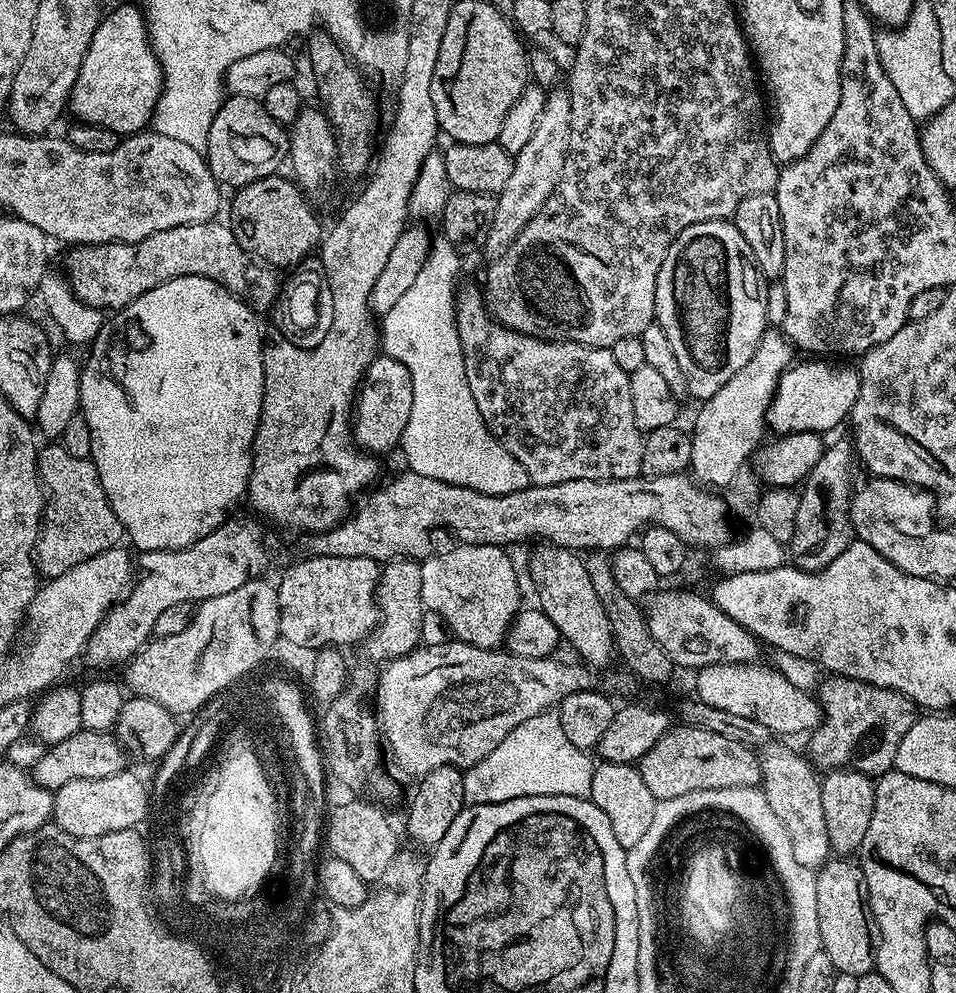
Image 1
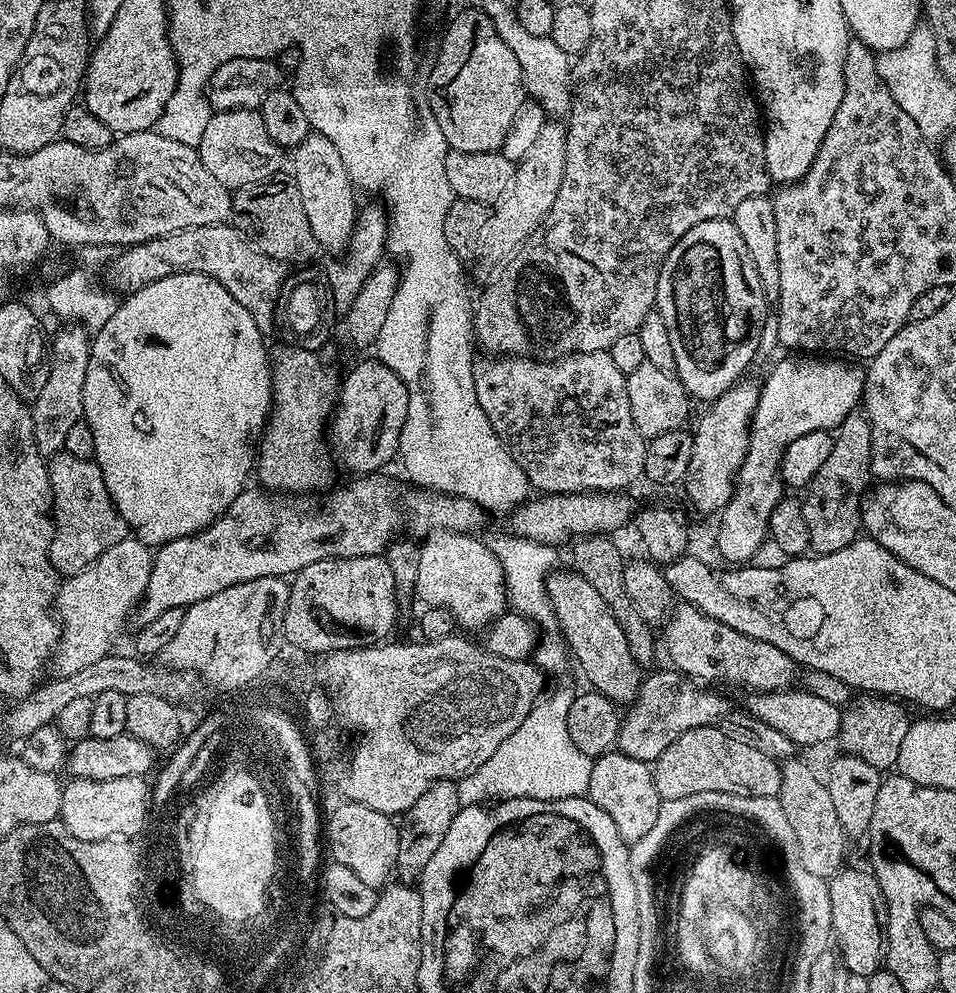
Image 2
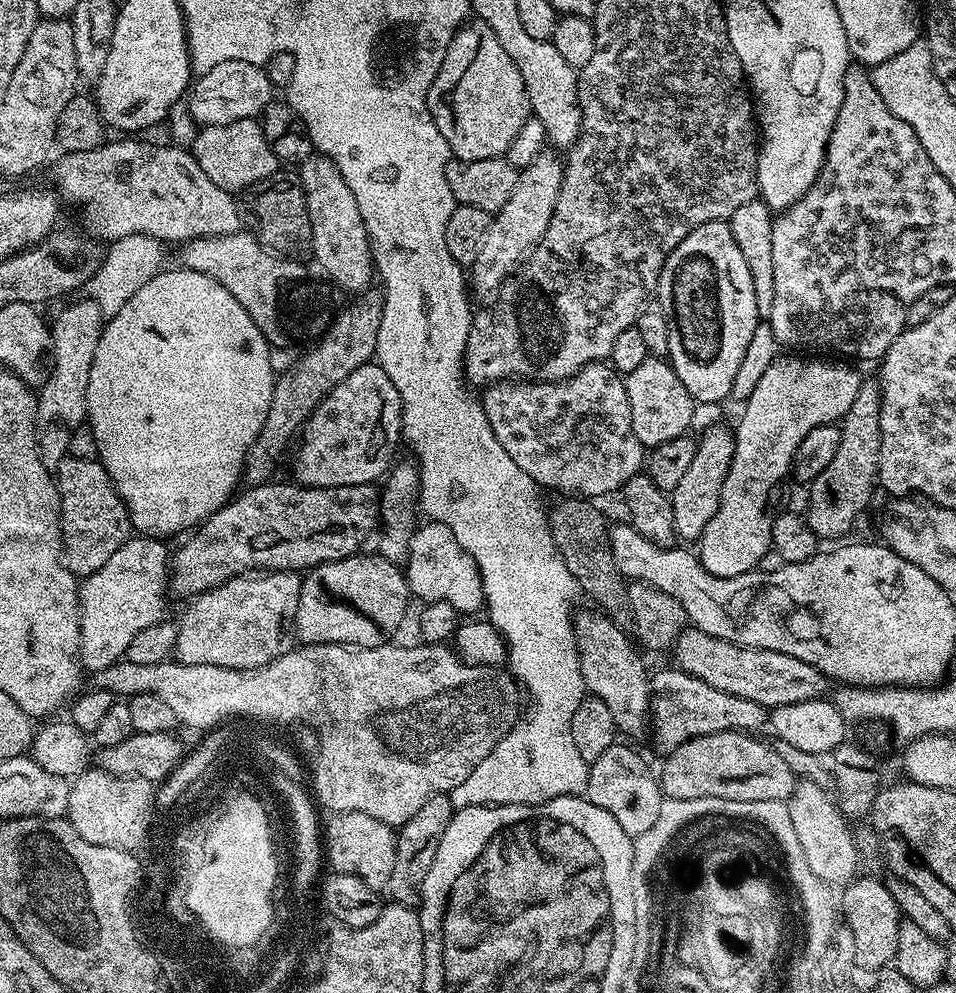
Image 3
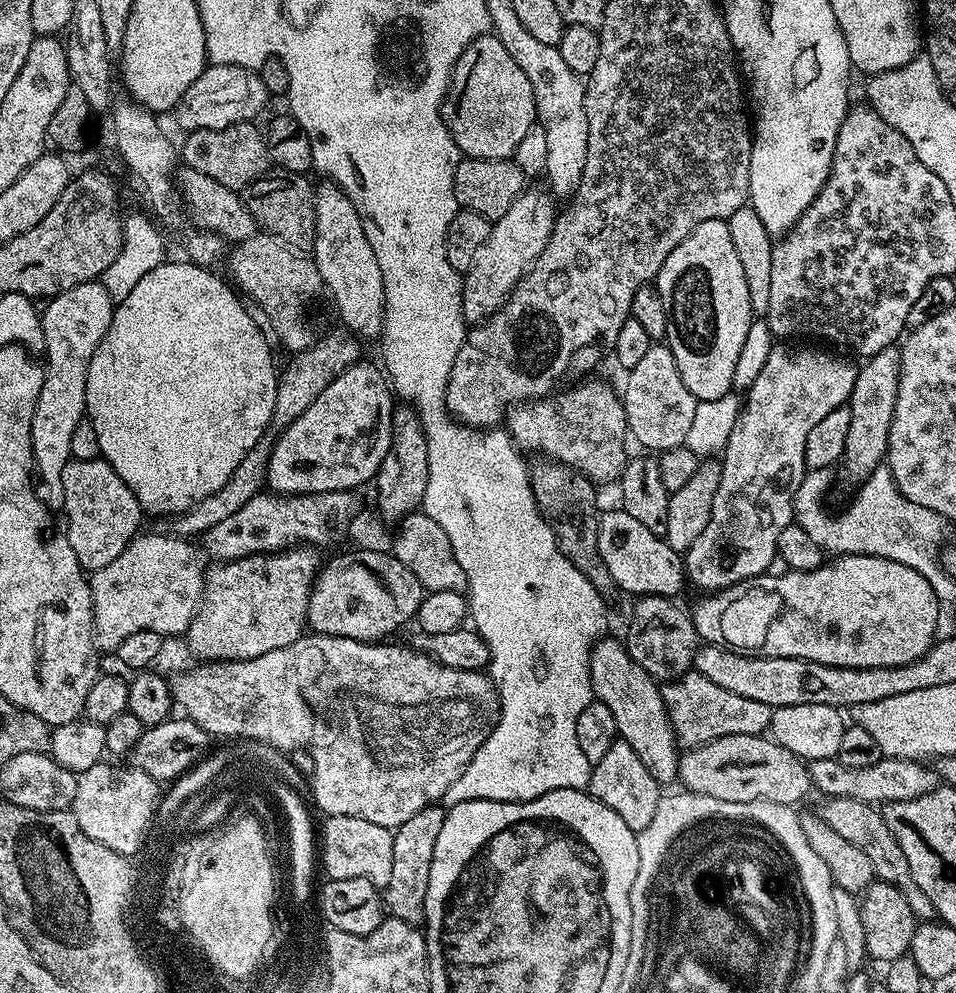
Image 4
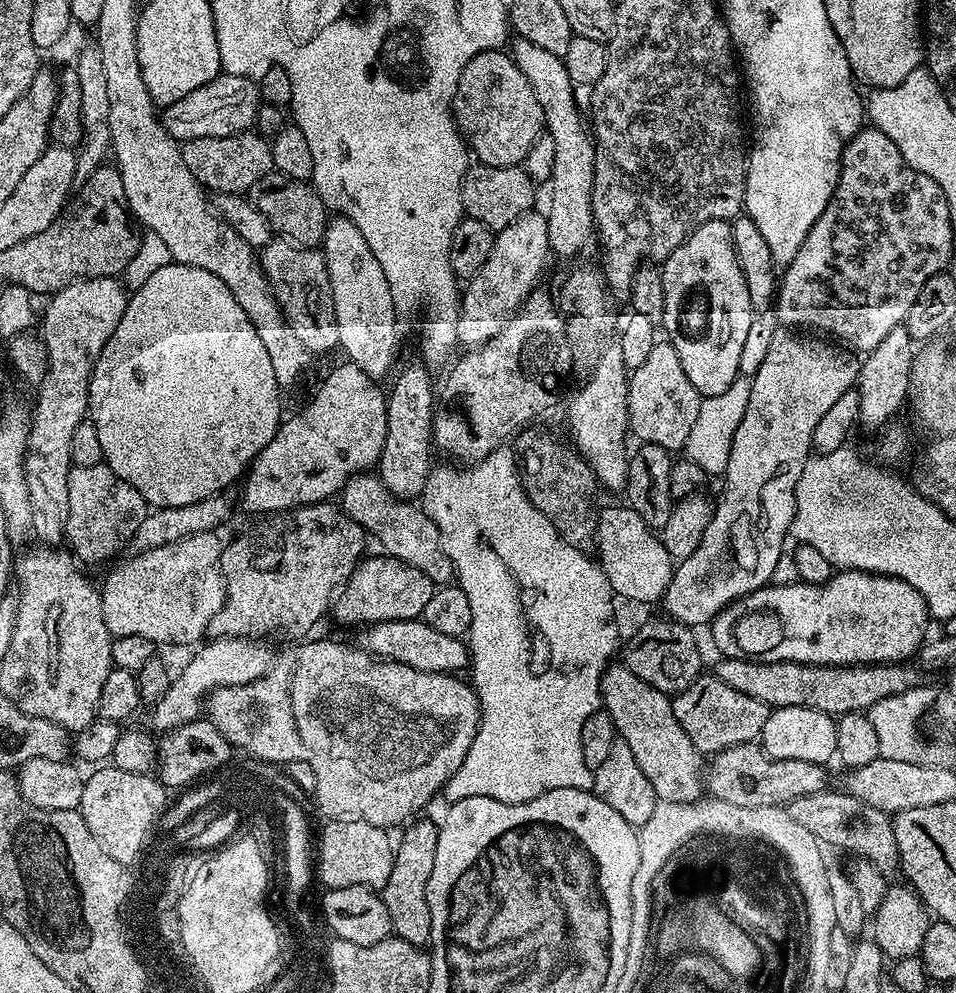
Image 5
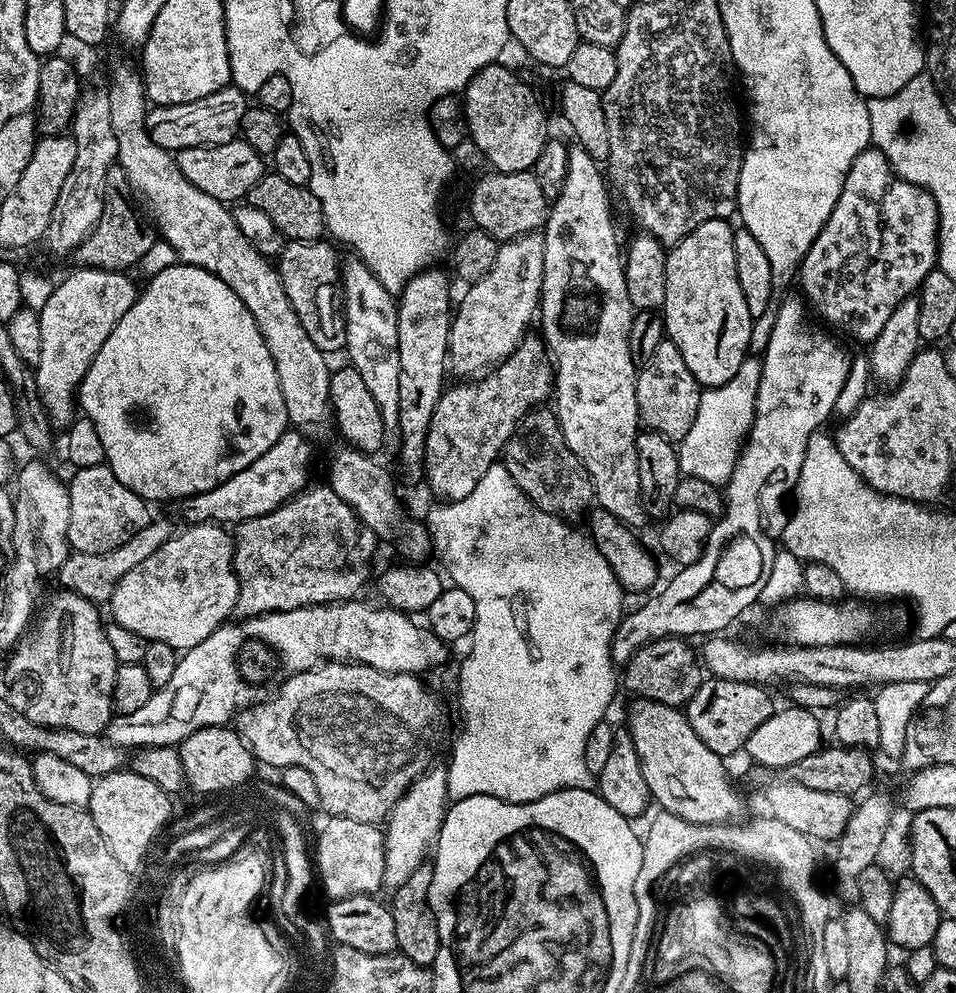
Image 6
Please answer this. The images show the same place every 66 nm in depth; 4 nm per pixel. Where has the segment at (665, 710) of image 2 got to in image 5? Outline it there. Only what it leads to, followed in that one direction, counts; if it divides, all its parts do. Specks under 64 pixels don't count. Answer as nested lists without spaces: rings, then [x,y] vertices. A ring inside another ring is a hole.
[[[714,674],[699,675],[688,689],[673,695],[671,701],[678,726],[686,730],[690,742],[702,754],[715,754],[730,746],[759,741],[770,711],[758,698],[750,698],[750,694],[734,690],[734,686],[726,686],[726,682]]]

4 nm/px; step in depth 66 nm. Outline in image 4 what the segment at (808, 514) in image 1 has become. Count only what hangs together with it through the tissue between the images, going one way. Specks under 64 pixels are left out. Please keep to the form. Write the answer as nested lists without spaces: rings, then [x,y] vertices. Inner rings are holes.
[[[893,346],[867,357],[859,365],[854,390],[847,407],[850,410],[850,431],[846,434],[846,446],[842,457],[842,469],[848,480],[863,482],[874,470],[885,463],[888,455],[890,422],[894,422],[894,402],[898,398],[900,377],[900,350]]]

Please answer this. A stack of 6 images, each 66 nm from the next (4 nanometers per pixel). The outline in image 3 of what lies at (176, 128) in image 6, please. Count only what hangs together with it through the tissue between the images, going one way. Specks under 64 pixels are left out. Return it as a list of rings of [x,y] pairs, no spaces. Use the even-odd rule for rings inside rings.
[[[230,59],[218,62],[213,69],[201,73],[188,94],[189,115],[199,125],[229,125],[230,122],[255,119],[273,101],[274,85],[267,69],[261,65]]]

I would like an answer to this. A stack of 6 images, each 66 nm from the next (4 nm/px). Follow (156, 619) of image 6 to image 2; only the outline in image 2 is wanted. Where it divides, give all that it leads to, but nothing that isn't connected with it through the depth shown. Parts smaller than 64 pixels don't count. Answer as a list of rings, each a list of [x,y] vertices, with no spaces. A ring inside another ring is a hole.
[[[129,538],[122,542],[114,542],[106,554],[102,554],[86,570],[67,577],[57,587],[55,615],[60,621],[60,643],[50,661],[50,668],[56,676],[69,676],[78,674],[86,666],[98,662],[98,658],[106,658],[113,651],[112,643],[120,636],[124,623],[130,620],[135,613],[137,604],[144,598],[144,591],[150,582],[150,570],[152,569],[153,549],[135,538]]]

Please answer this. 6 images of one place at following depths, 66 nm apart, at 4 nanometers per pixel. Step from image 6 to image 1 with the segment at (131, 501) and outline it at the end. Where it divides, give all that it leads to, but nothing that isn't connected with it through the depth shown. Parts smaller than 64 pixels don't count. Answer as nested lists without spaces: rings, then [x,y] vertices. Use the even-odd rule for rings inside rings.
[[[48,442],[36,454],[40,482],[44,486],[44,516],[40,520],[40,537],[36,539],[36,571],[41,577],[51,578],[66,574],[70,566],[102,554],[102,550],[117,547],[122,540],[122,529],[102,490],[98,470],[89,458],[74,458],[63,443]]]

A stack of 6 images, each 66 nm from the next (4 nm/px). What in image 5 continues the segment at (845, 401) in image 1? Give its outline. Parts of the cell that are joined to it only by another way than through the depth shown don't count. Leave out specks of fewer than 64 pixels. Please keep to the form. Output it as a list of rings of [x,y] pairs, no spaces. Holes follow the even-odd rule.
[[[780,331],[784,332],[776,332],[769,338],[768,353],[761,358],[756,373],[751,373],[750,402],[746,402],[746,414],[742,414],[742,422],[738,422],[738,430],[734,430],[730,458],[722,473],[724,489],[720,497],[715,497],[710,526],[706,526],[706,534],[702,534],[702,542],[698,542],[694,554],[675,565],[670,586],[664,591],[662,607],[678,623],[711,625],[726,605],[744,599],[771,581],[772,575],[781,567],[784,535],[787,532],[789,535],[796,519],[796,488],[813,451],[814,426],[822,422],[826,410],[830,410],[830,406],[834,406],[834,402],[860,379],[860,360],[855,351],[845,350],[812,334]]]

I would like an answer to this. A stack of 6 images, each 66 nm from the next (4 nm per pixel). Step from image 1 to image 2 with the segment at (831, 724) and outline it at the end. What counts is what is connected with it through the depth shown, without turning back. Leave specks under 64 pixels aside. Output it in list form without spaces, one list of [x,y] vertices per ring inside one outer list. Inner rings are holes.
[[[864,694],[853,699],[840,713],[840,730],[838,744],[850,756],[857,756],[870,766],[881,770],[891,769],[898,758],[898,750],[902,750],[902,738],[906,738],[906,730],[910,716],[904,713],[905,705],[895,699]],[[860,699],[860,700],[859,700]]]

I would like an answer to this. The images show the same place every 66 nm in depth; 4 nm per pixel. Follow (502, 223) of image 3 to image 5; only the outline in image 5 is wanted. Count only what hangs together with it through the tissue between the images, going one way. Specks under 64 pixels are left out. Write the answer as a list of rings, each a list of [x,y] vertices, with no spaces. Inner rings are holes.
[[[529,210],[523,212],[510,226],[496,232],[496,241],[490,250],[490,256],[476,273],[463,285],[462,295],[458,300],[456,321],[456,339],[461,345],[475,346],[490,342],[508,324],[508,319],[515,316],[524,301],[532,295],[537,287],[536,279],[544,272],[544,263],[550,260],[548,247],[548,217],[543,211]]]

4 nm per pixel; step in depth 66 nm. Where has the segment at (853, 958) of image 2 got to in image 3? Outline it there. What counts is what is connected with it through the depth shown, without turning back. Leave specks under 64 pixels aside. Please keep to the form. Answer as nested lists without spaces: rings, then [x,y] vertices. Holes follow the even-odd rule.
[[[857,878],[842,892],[842,920],[854,934],[856,962],[861,969],[879,970],[895,961],[898,950],[898,930],[902,919],[900,908],[894,902],[890,890],[886,890],[883,879],[863,880]]]

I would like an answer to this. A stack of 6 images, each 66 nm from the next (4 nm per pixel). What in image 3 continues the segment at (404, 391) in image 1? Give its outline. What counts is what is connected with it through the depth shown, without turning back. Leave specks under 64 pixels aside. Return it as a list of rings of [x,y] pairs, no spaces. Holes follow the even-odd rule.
[[[375,362],[358,366],[354,374],[346,374],[346,378],[342,378],[342,382],[334,386],[334,390],[320,399],[320,405],[312,411],[312,415],[300,429],[300,445],[292,456],[291,479],[305,488],[376,484],[397,459],[396,447],[402,444],[403,419],[398,386],[390,382],[390,374],[386,374],[386,370],[382,370],[382,366]]]

